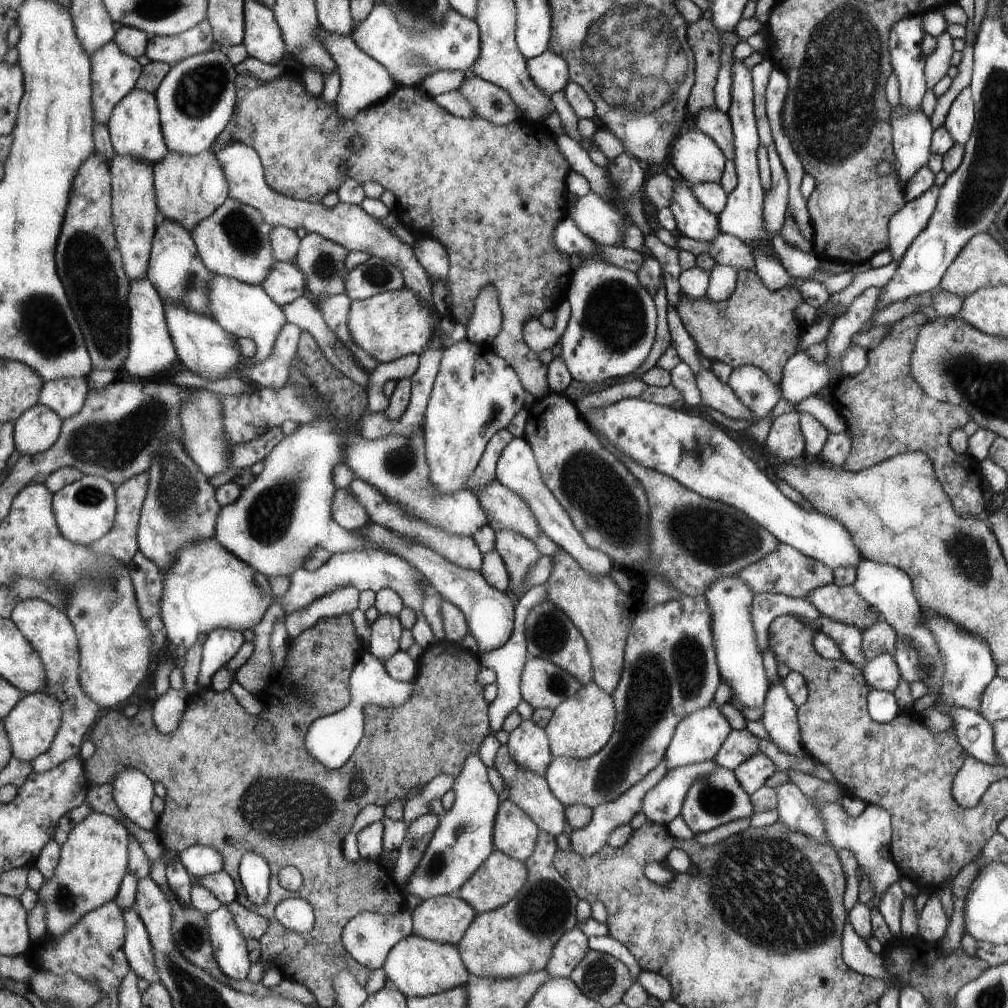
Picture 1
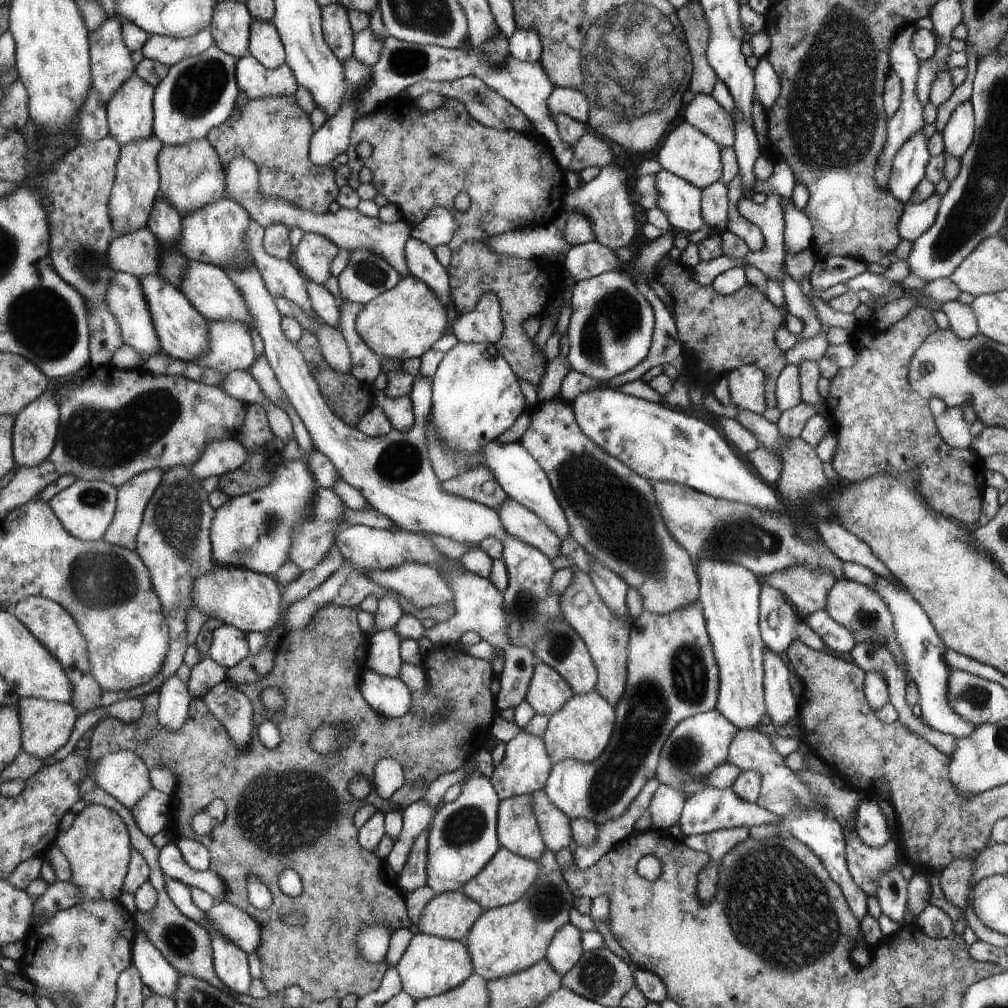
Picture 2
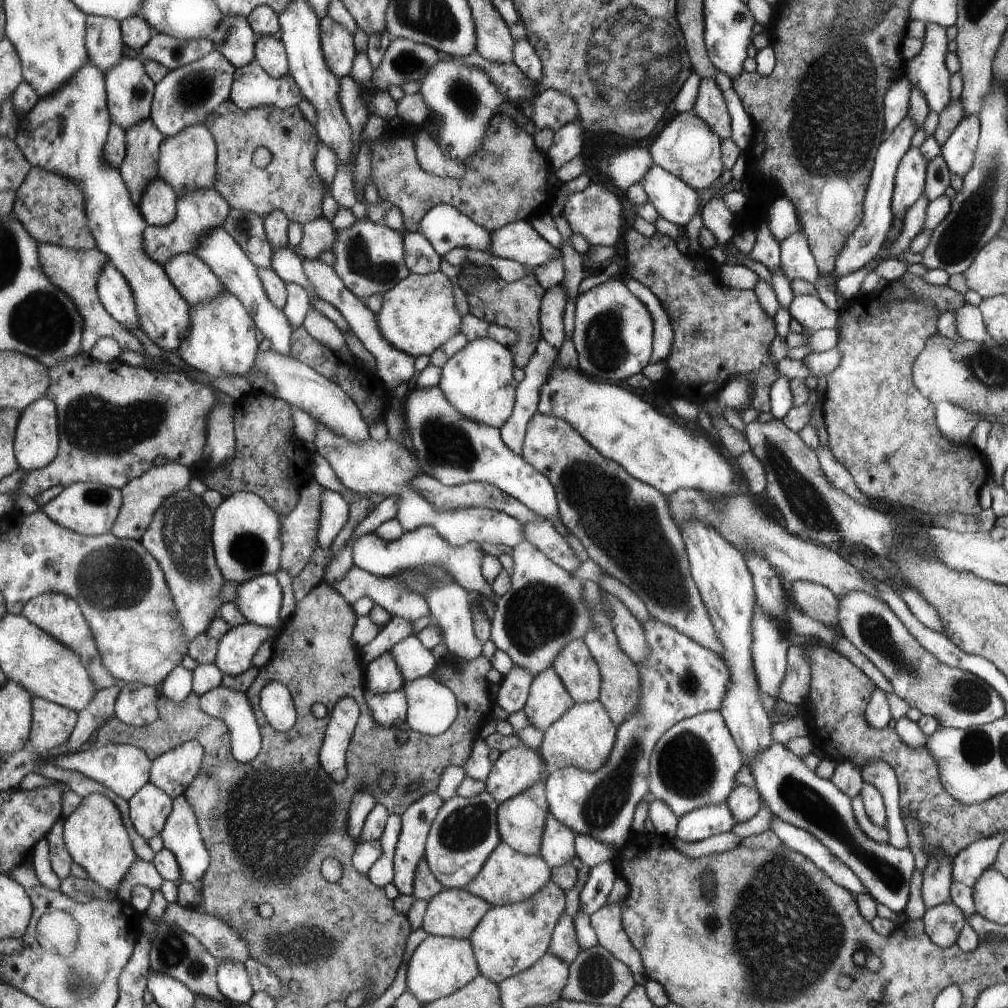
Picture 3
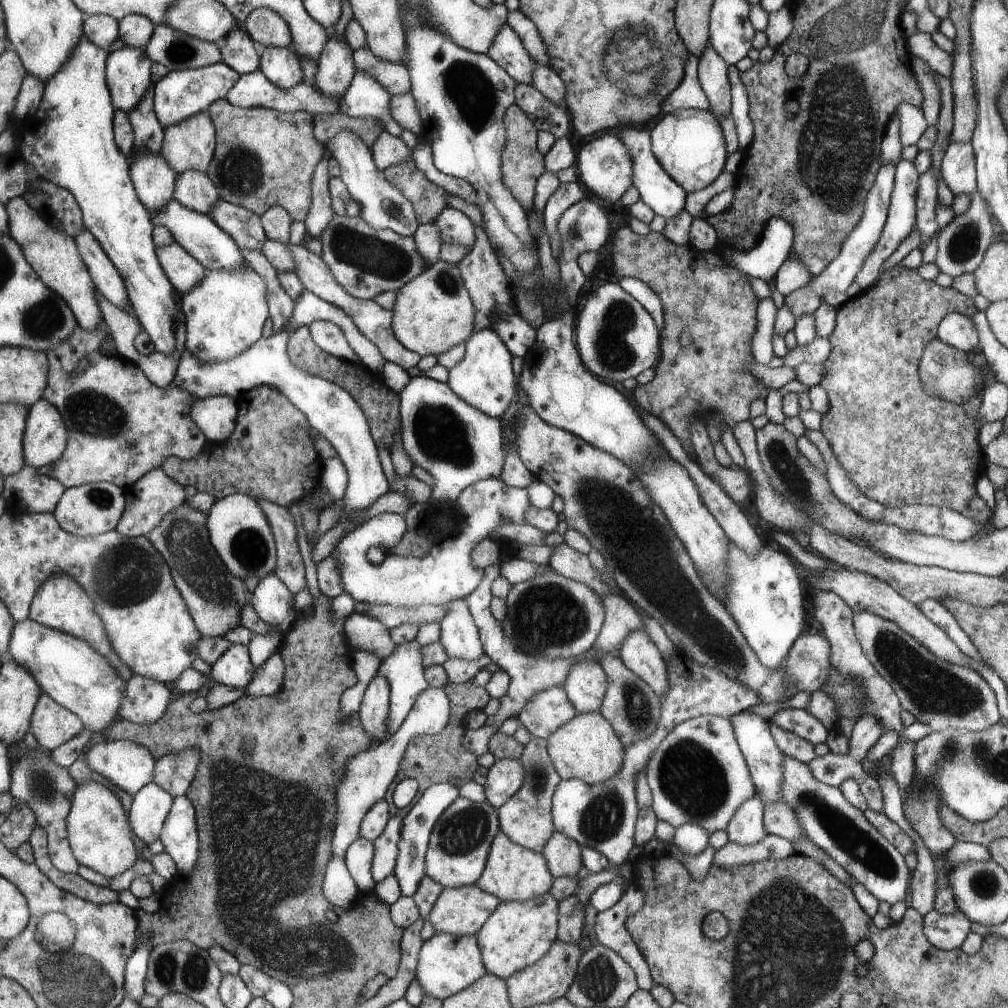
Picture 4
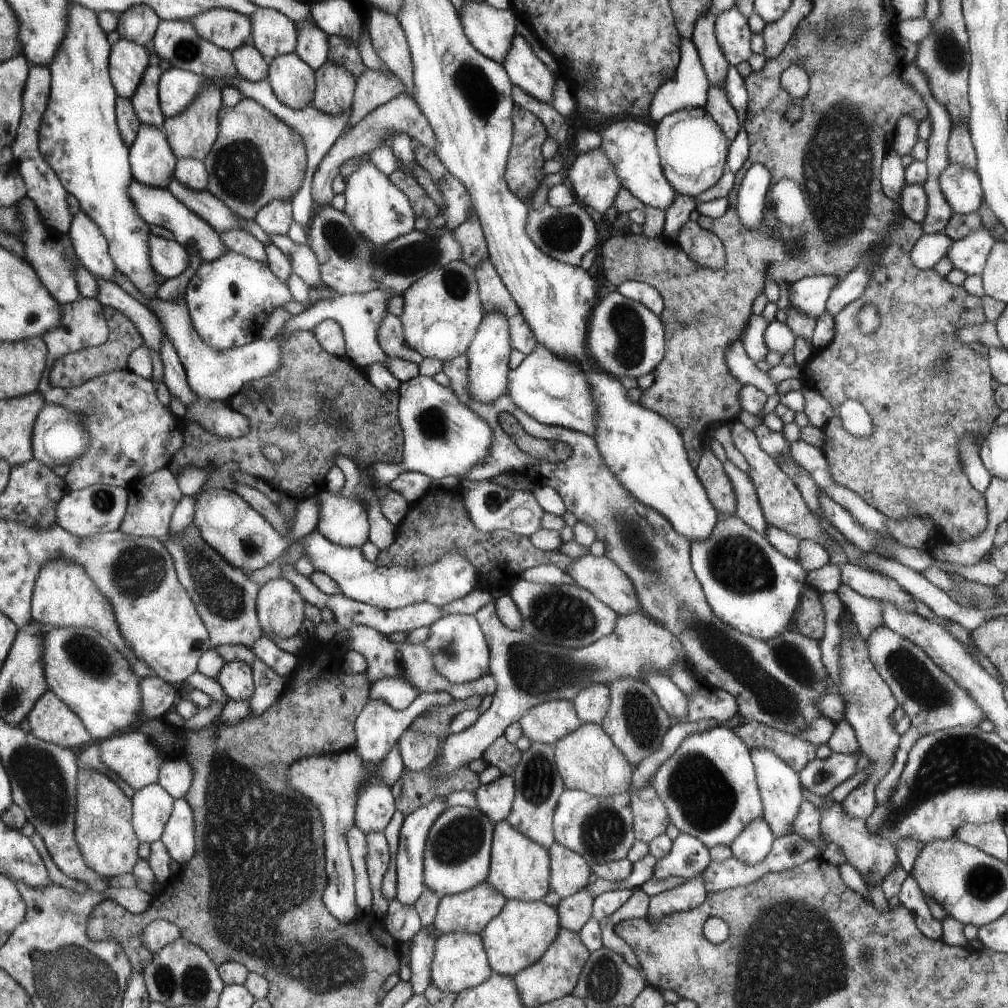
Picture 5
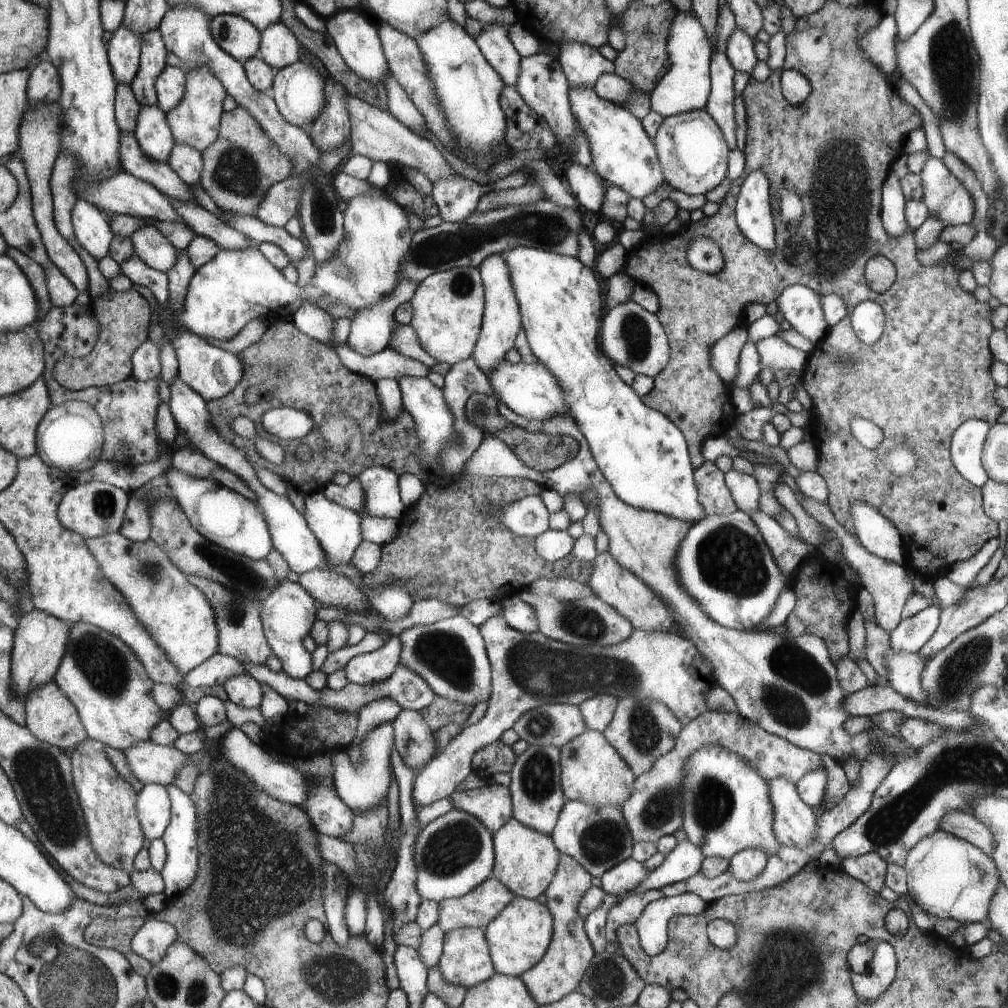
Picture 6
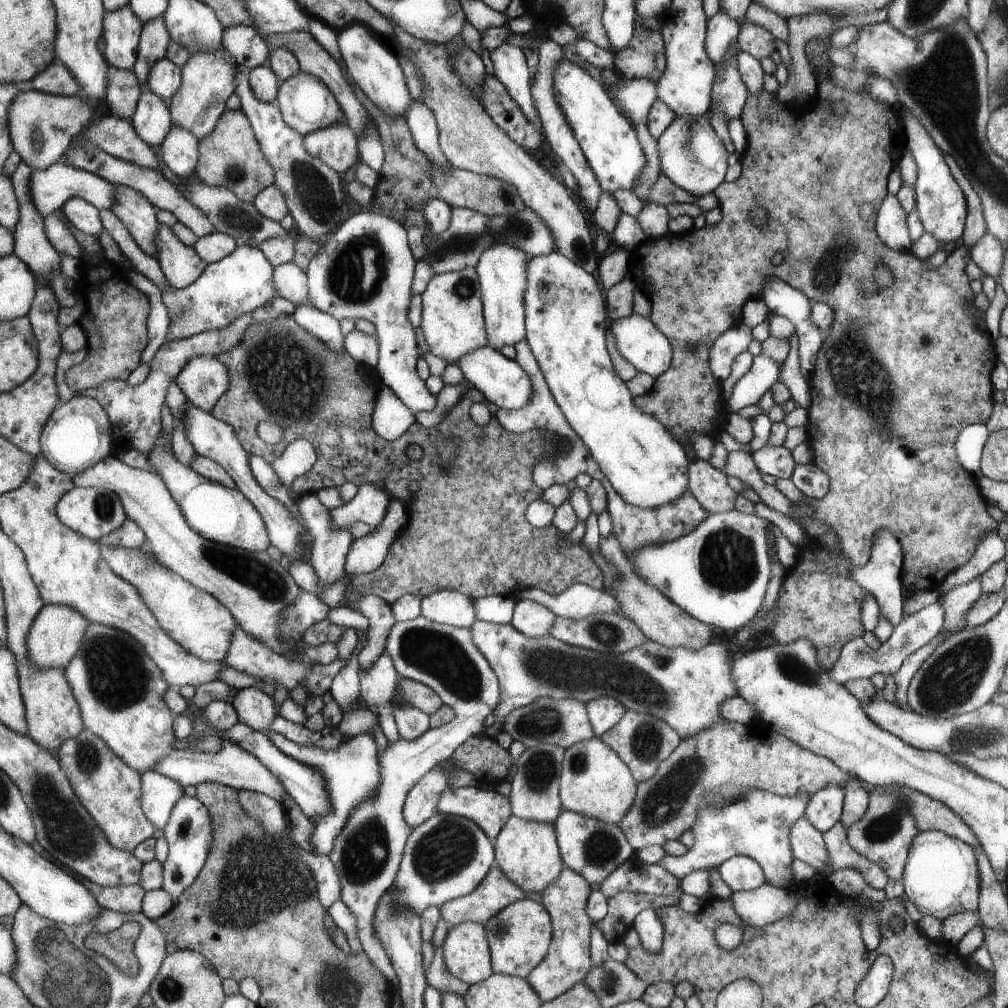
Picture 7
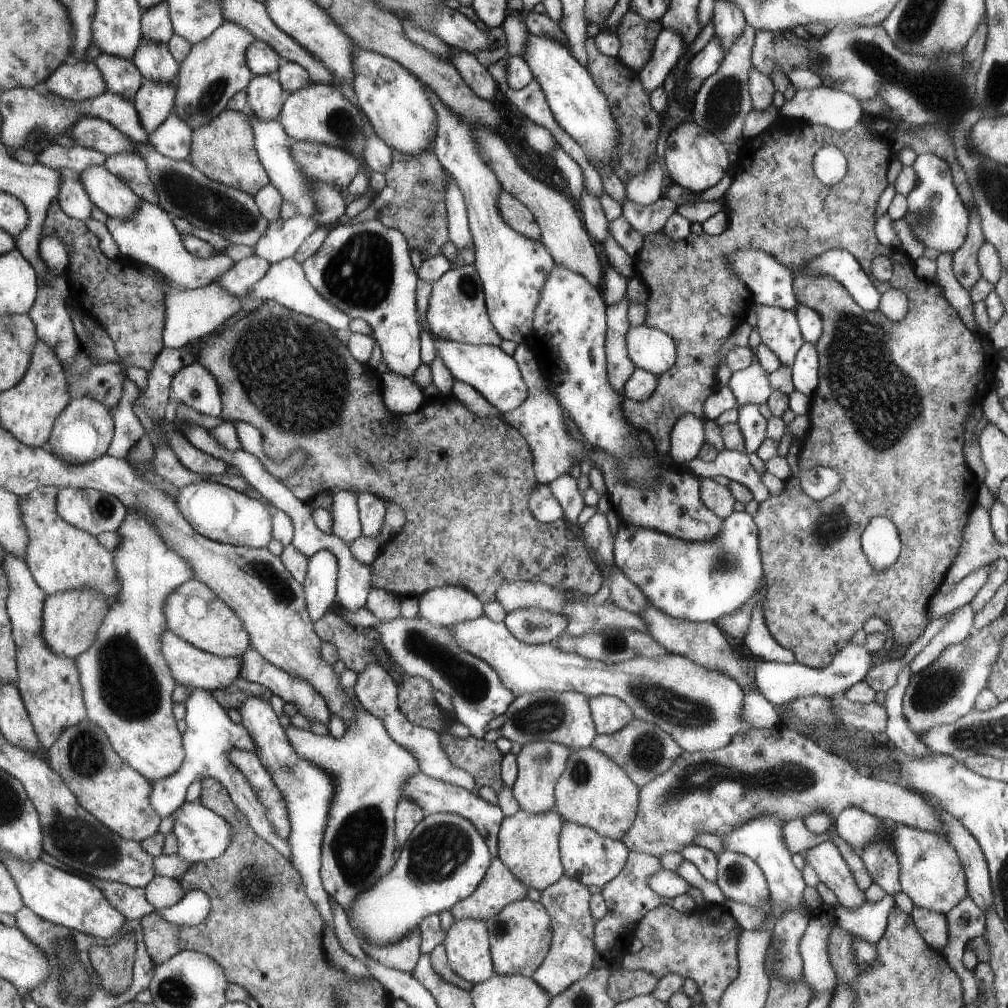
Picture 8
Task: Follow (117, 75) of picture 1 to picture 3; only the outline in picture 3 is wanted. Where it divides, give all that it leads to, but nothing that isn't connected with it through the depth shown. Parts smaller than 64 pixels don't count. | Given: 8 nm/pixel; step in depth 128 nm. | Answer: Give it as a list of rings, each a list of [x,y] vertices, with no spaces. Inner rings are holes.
[[[89,15],[86,44],[91,64],[105,74],[111,72],[121,64],[121,58],[125,58],[122,23],[110,17]]]

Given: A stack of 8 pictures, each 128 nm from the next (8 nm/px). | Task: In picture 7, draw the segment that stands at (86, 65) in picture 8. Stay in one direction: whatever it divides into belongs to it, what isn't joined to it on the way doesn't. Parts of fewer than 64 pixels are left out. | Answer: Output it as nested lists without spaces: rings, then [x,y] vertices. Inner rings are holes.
[[[56,59],[43,72],[39,72],[27,86],[37,92],[53,94],[53,96],[76,96],[81,90],[77,78],[71,74],[71,70]]]

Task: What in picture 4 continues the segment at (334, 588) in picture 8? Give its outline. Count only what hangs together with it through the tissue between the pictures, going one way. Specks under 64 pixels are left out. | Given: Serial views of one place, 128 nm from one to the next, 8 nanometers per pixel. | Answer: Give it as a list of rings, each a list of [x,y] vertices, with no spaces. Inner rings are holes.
[[[281,329],[267,338],[259,337],[242,353],[219,362],[203,362],[184,349],[178,358],[171,384],[186,390],[197,399],[217,395],[235,397],[251,387],[262,384],[278,388],[300,412],[302,419],[331,444],[345,467],[348,481],[338,518],[363,516],[364,511],[379,496],[388,492],[388,480],[380,464],[377,446],[371,438],[364,413],[352,396],[336,384],[300,371],[290,363],[286,353],[286,342],[295,329]]]

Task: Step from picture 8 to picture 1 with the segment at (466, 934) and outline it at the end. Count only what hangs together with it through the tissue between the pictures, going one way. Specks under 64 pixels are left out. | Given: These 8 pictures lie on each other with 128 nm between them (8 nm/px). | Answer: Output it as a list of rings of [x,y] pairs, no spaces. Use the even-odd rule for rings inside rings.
[[[411,934],[391,946],[381,970],[385,979],[406,998],[430,996],[462,986],[470,976],[455,945],[439,944]]]

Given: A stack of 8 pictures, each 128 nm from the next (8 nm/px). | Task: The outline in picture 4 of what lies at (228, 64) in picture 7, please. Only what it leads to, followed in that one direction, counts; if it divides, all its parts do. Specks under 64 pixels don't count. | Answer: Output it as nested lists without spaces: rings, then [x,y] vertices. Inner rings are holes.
[[[209,108],[189,115],[186,119],[180,120],[164,128],[163,139],[159,149],[161,156],[173,168],[176,174],[184,170],[205,171],[208,162],[212,159],[212,151],[216,148],[215,128],[209,114]]]

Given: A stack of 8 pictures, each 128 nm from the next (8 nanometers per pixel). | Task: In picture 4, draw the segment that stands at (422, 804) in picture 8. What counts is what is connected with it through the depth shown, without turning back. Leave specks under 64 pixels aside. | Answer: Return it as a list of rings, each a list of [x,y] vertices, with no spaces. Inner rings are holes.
[[[518,759],[495,760],[488,768],[488,776],[482,785],[487,801],[493,808],[507,803],[520,790],[524,768]]]

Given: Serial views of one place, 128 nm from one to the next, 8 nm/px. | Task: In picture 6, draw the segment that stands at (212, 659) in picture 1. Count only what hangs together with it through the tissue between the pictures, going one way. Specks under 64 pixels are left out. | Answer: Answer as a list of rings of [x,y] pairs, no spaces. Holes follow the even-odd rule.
[[[247,672],[245,675],[233,675],[221,686],[227,693],[229,701],[245,709],[258,709],[263,700],[261,685]]]

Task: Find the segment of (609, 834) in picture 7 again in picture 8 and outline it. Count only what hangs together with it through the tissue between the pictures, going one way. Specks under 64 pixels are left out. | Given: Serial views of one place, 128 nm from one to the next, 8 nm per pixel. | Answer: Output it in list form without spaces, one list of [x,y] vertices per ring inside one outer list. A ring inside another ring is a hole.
[[[563,820],[560,832],[560,863],[564,867],[564,874],[584,884],[586,887],[594,884],[604,886],[626,863],[627,847],[621,841],[614,841],[601,836],[587,827],[582,827]]]

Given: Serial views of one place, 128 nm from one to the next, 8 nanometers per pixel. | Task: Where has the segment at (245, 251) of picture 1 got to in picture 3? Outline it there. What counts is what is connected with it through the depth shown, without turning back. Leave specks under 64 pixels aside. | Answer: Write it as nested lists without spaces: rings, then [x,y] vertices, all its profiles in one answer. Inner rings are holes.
[[[215,189],[187,192],[185,196],[176,198],[176,219],[165,226],[145,226],[143,244],[141,244],[143,252],[161,268],[164,268],[165,262],[169,262],[169,259],[177,254],[183,252],[195,254],[201,236],[205,236],[213,228],[221,228],[227,220],[225,216],[229,216],[231,211],[228,202]],[[40,244],[41,262],[43,262],[43,268],[45,272],[49,274],[49,278],[53,280],[53,284],[57,284],[59,288],[63,288],[73,300],[75,304],[79,306],[79,312],[83,314],[85,318],[85,332],[83,332],[83,346],[82,351],[89,354],[93,350],[93,346],[97,345],[97,342],[105,336],[115,338],[124,350],[131,350],[144,355],[143,347],[139,340],[130,334],[121,326],[103,306],[98,297],[98,284],[103,270],[107,264],[111,264],[111,258],[95,248],[95,250],[85,250],[85,252],[79,252],[79,250],[69,250],[69,248],[63,248],[63,246],[55,246],[55,244]]]

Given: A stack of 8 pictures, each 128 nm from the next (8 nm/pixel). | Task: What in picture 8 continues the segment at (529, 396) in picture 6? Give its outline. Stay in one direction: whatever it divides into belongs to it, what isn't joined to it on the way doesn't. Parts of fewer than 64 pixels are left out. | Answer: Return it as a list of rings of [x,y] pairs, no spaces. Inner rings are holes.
[[[433,339],[436,356],[439,356],[451,377],[465,382],[499,412],[508,412],[516,408],[527,398],[528,390],[520,374],[520,368],[512,356],[501,352],[501,349],[491,345],[467,345],[457,342]]]

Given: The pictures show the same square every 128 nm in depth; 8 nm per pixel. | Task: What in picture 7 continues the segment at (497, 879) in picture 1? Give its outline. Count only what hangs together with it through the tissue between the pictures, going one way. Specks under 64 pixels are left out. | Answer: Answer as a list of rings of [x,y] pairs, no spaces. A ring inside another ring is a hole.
[[[510,816],[493,841],[495,862],[492,867],[500,870],[509,881],[517,885],[521,892],[541,893],[553,880],[560,876],[564,864],[561,861],[556,832],[549,822],[533,822]]]

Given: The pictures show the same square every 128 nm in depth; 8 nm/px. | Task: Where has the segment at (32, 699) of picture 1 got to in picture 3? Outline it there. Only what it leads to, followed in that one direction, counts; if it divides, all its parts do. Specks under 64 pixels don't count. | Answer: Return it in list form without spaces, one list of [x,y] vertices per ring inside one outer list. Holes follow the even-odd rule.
[[[42,697],[33,698],[33,721],[29,742],[36,753],[65,745],[77,726],[79,714]]]

